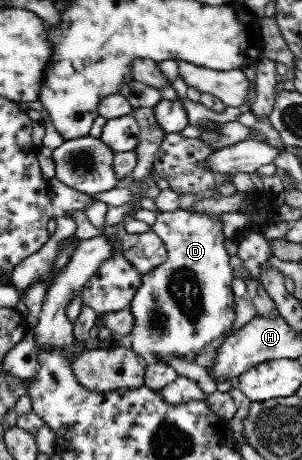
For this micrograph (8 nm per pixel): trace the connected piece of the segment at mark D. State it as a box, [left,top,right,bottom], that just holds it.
[129,208,236,361]

